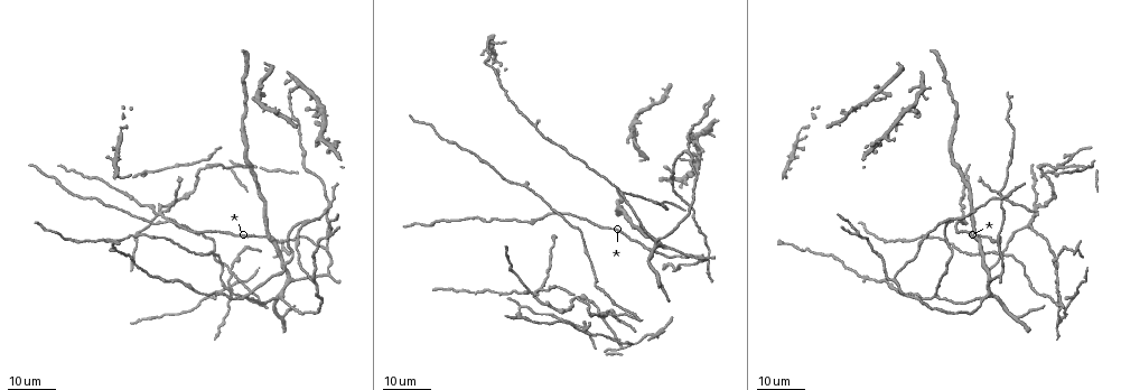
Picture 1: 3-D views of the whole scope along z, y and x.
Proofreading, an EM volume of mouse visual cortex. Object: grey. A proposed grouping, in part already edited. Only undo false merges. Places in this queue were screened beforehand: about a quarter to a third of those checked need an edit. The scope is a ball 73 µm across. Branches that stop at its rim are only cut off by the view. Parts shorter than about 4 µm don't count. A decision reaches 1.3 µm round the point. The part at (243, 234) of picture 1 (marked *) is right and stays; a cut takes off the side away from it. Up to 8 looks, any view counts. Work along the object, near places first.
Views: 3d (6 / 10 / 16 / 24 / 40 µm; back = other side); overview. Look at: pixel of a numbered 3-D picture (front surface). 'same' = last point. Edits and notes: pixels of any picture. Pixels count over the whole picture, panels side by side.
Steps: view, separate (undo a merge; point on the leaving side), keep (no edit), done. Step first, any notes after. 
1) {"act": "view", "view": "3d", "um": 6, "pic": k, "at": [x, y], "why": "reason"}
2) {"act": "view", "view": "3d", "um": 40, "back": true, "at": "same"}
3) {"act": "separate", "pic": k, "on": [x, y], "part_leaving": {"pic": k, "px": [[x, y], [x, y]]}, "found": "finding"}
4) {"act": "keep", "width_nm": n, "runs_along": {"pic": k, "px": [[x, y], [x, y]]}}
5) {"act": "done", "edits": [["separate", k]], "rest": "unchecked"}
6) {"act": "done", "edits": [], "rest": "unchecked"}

{"act": "view", "view": "3d", "um": 16, "pic": 1, "at": [231, 277], "why": "arms part here"}

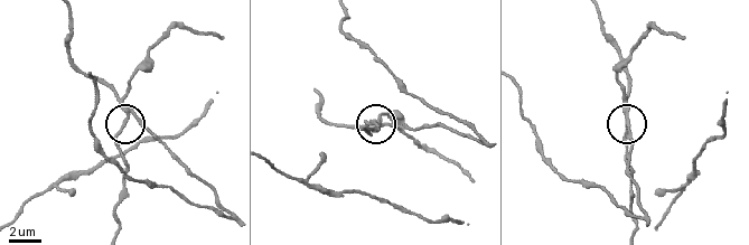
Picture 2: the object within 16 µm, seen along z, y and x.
{"act": "view", "view": "3d", "um": 6, "pic": 2, "at": [126, 118], "why": "closer look"}

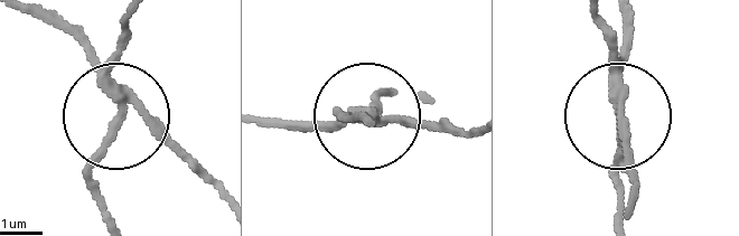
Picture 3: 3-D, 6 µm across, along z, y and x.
{"act": "separate", "pic": 3, "on": [103, 149], "part_leaving": {"pic": 3, "px": [[111, 86], [111, 137], [90, 179], [104, 222]]}, "found": "two neurons meet here"}

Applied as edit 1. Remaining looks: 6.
{"act": "view", "view": "overview"}

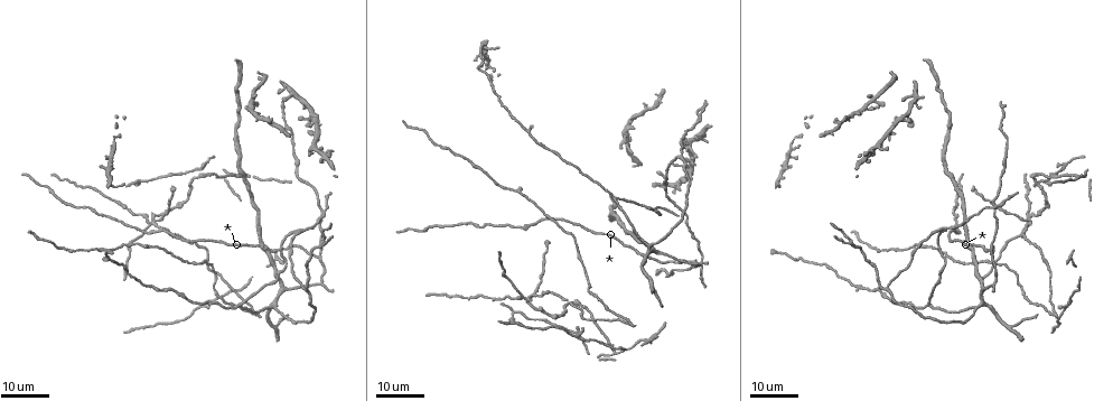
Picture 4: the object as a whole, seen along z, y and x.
{"act": "view", "view": "3d", "um": 24, "pic": 4, "at": [615, 197], "why": "three-way junction"}

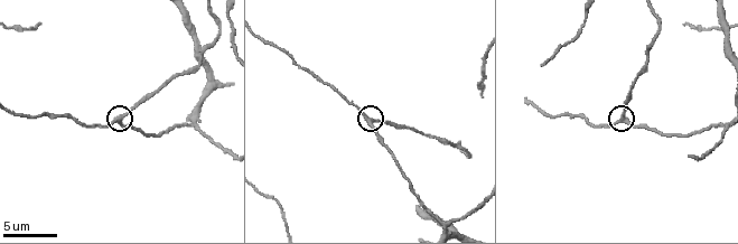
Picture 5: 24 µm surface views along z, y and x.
{"act": "view", "view": "3d", "um": 10, "pic": 5, "at": [123, 114]}

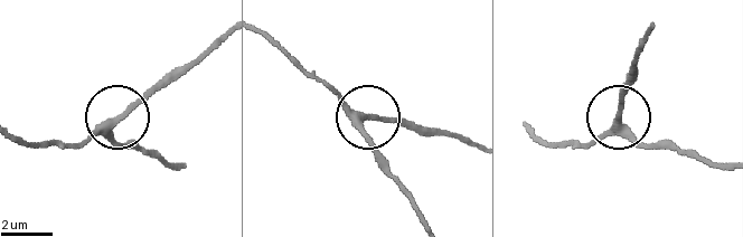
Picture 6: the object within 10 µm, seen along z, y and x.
{"act": "keep", "arms": 3, "runs_along": {"pic": 6, "px": [[721, 168], [643, 142], [619, 114], [624, 74]]}, "found": "continuous, no second neuron"}

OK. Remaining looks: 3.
{"act": "view", "view": "3d", "um": 24, "pic": 4, "at": [151, 219], "why": "looks like a crossing"}

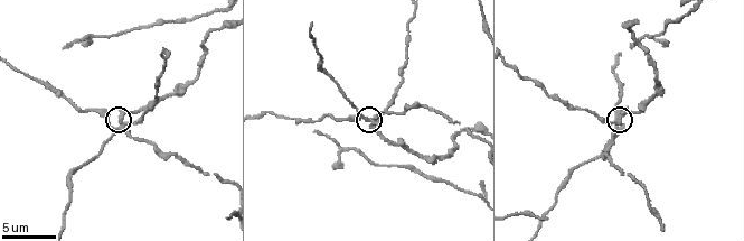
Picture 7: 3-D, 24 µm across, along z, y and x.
{"act": "view", "view": "3d", "um": 10, "pic": 7, "at": [121, 123]}

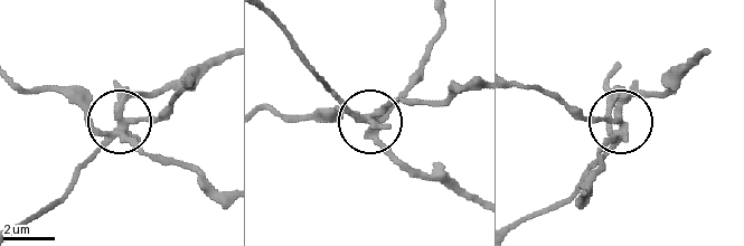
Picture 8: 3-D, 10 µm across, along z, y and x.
{"act": "separate", "pic": 8, "on": [118, 96], "width_nm": 290, "part_leaving": {"pic": 8, "px": [[115, 134], [122, 104], [167, 83], [199, 76], [225, 57]]}, "found": "two neurons meet here"}

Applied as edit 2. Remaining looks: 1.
{"act": "done", "edits": [["separate", 3], ["separate", 8]], "rest": "unchecked"}

